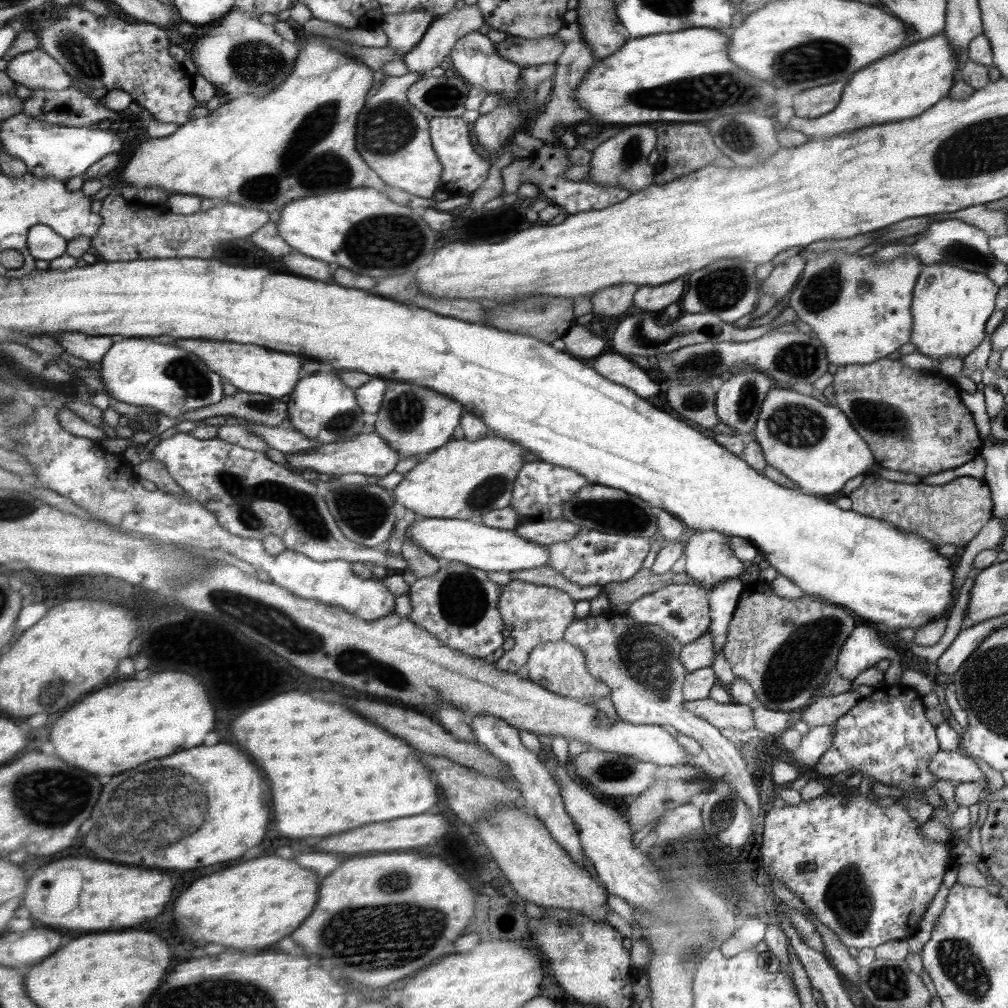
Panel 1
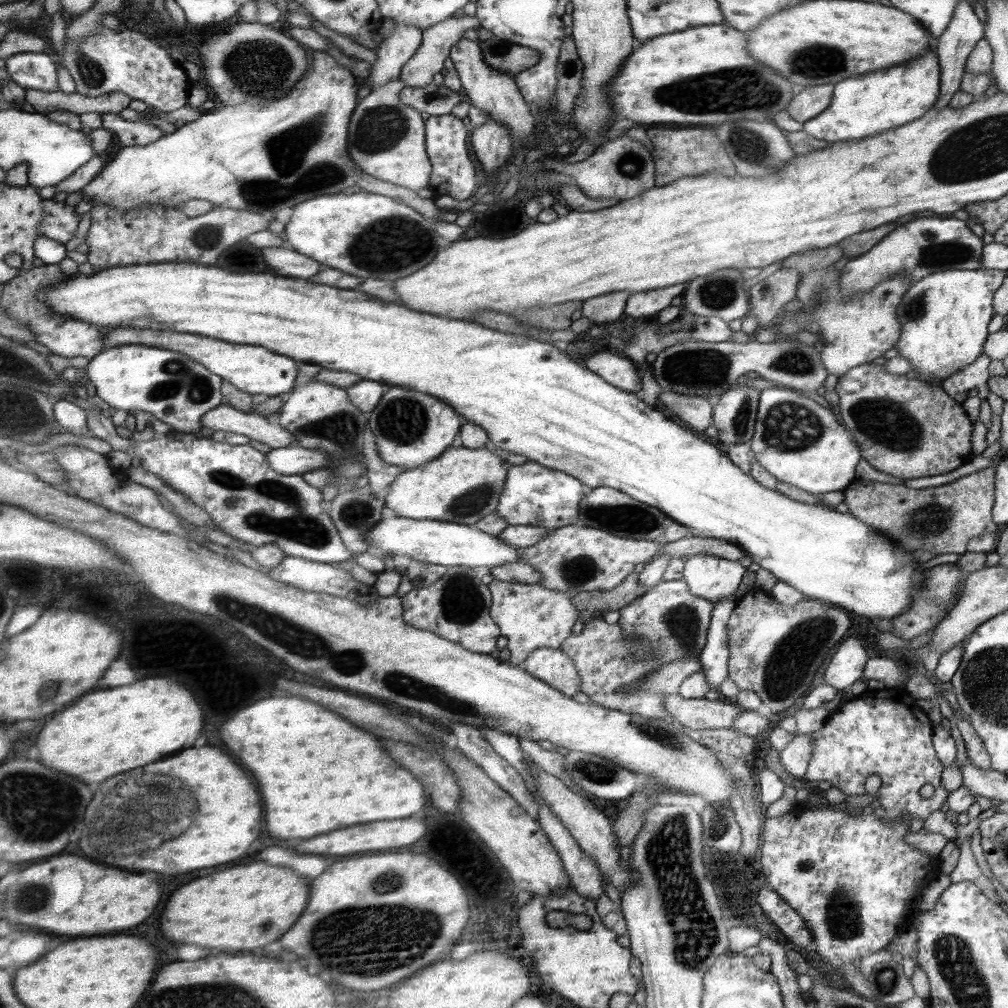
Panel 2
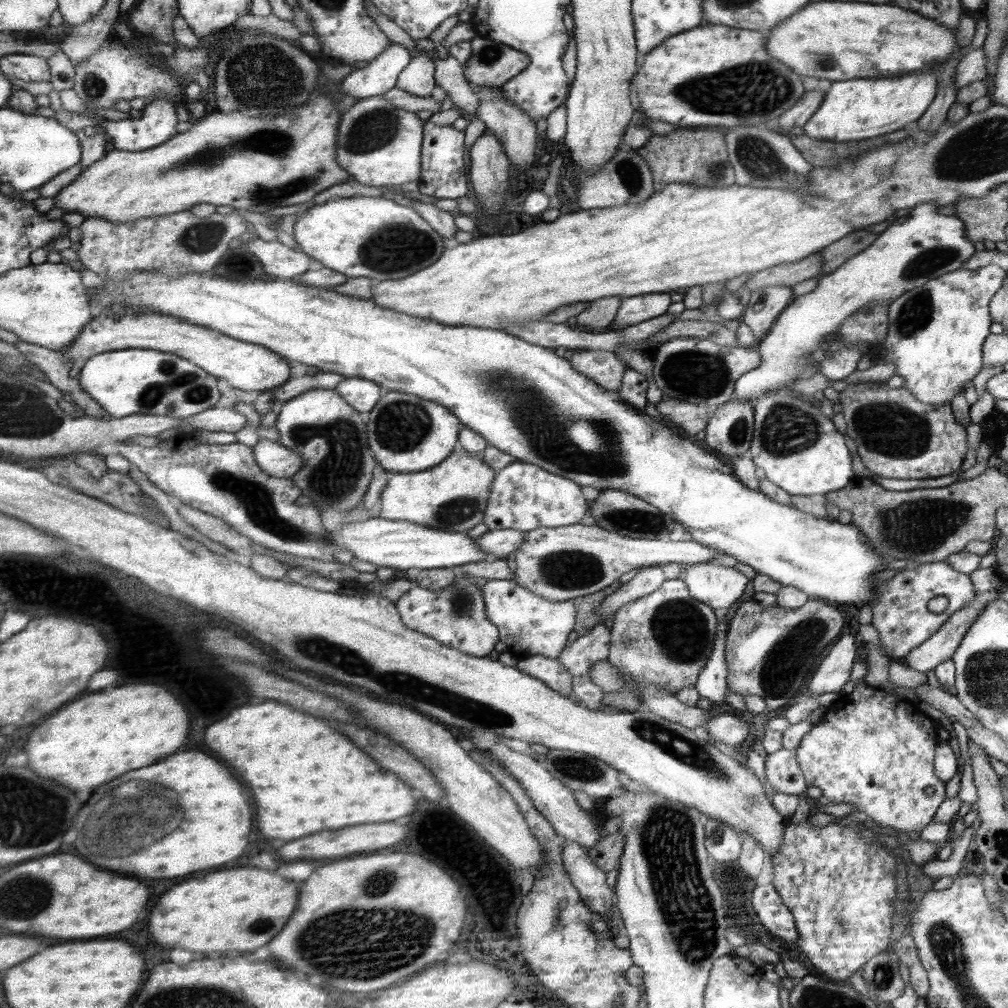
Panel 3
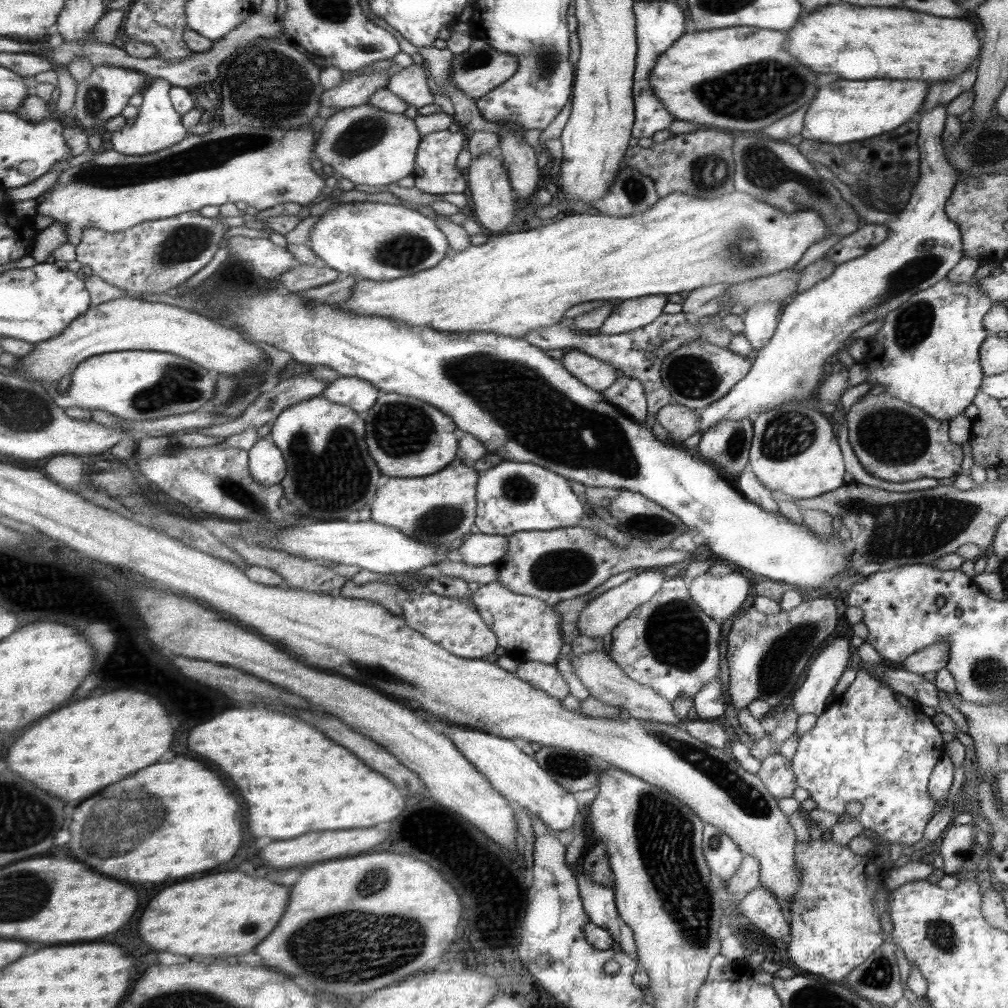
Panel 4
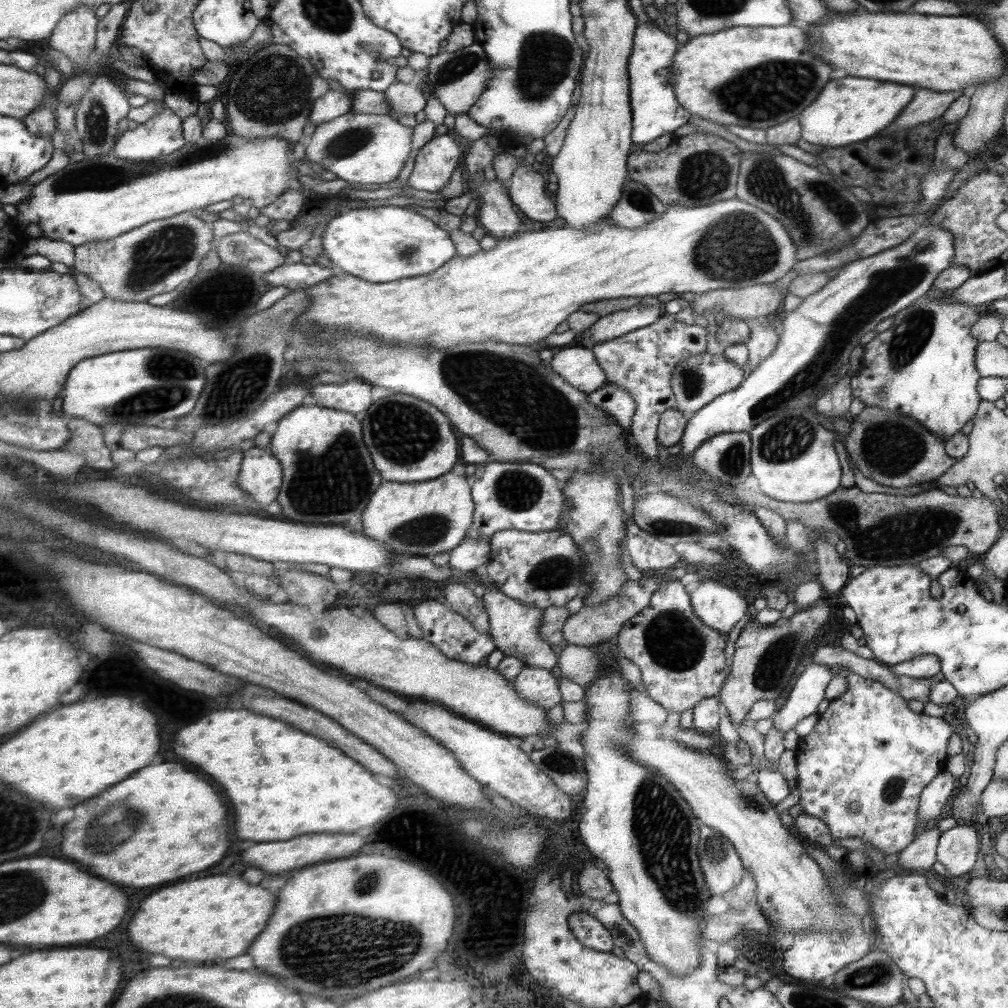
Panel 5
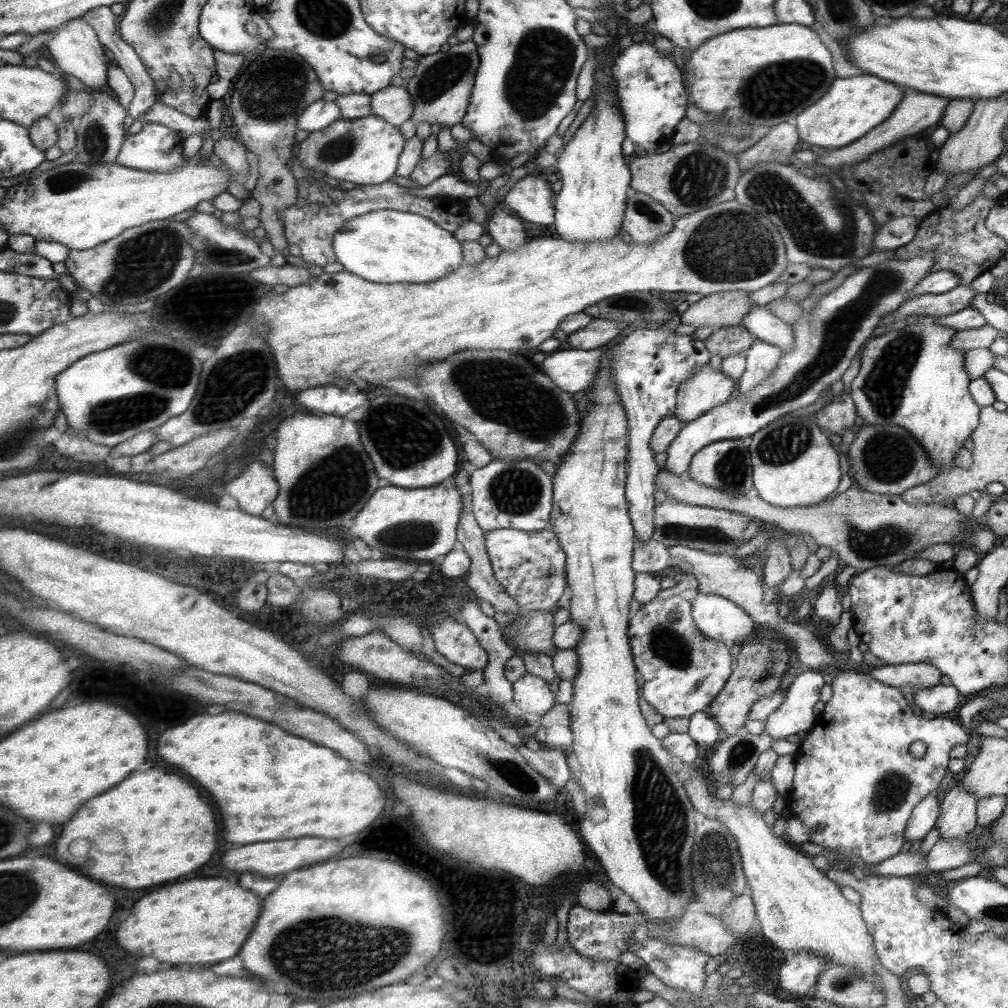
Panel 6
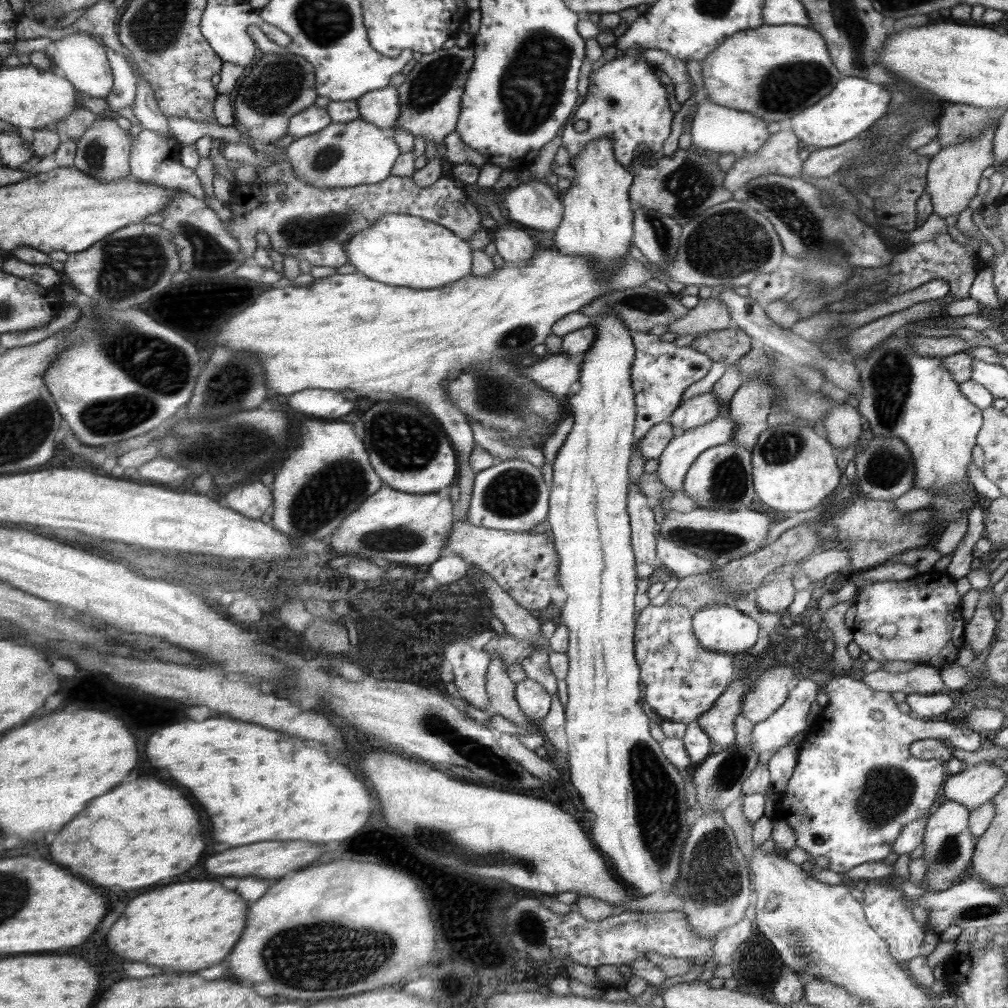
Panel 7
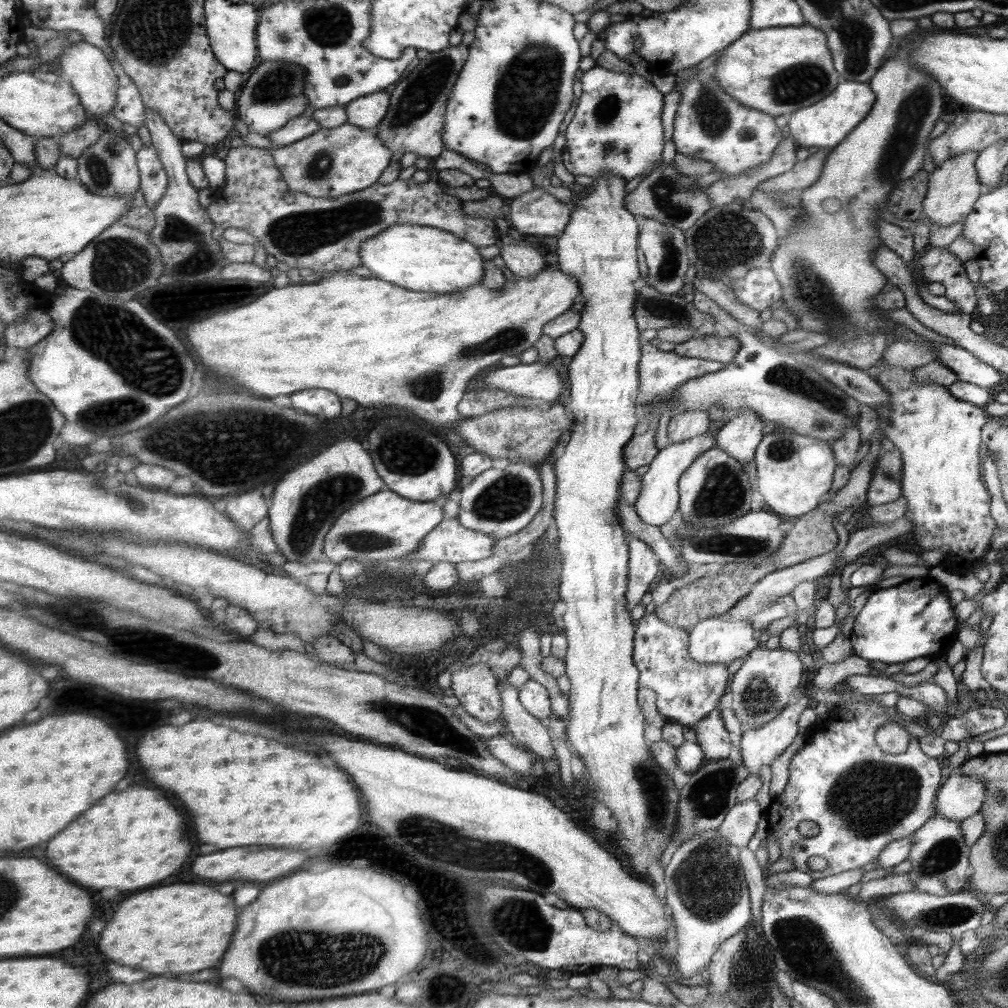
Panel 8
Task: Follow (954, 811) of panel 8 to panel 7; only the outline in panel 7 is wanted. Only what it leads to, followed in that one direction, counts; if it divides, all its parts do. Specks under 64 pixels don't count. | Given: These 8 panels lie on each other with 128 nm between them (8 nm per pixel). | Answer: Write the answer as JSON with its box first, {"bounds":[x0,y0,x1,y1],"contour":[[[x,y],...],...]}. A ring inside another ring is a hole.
{"bounds":[946,762,1007,812],"contour":[[[982,762],[977,766],[964,766],[959,773],[946,781],[946,801],[958,802],[972,812],[992,801],[1006,786],[1007,774],[997,762]]]}

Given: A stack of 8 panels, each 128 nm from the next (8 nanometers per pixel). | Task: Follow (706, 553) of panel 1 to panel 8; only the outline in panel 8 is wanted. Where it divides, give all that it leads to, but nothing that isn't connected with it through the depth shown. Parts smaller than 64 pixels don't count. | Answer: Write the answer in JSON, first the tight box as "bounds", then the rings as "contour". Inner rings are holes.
{"bounds":[689,614,759,665],"contour":[[[727,614],[702,620],[689,631],[689,653],[694,661],[702,665],[728,665],[736,658],[748,657],[759,646],[753,623],[746,620],[734,621]]]}

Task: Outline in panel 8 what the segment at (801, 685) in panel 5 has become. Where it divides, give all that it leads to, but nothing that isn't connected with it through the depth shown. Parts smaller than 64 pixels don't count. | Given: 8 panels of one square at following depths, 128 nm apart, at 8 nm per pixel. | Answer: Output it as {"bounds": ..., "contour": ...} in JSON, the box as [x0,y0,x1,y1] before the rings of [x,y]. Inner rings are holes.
{"bounds":[740,692,809,774],"contour":[[[799,692],[798,699],[786,706],[774,721],[757,730],[743,732],[740,749],[748,774],[760,774],[762,766],[770,766],[793,745],[800,731],[799,717],[809,708],[808,701],[806,694]]]}

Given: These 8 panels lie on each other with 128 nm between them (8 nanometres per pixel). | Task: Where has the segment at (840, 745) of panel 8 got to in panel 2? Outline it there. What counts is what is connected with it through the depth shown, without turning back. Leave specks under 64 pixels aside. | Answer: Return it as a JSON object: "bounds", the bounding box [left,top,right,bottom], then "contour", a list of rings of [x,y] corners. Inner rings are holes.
{"bounds":[805,688,950,821],"contour":[[[868,688],[853,702],[842,705],[827,724],[813,734],[813,758],[805,780],[809,784],[830,782],[849,798],[866,794],[866,779],[876,774],[882,780],[880,788],[873,794],[879,804],[877,812],[890,817],[909,813],[912,819],[918,817],[925,821],[932,812],[941,808],[950,793],[940,782],[945,764],[934,752],[932,734],[935,732],[932,732],[929,716],[905,688]],[[924,784],[934,786],[932,797],[920,796]]]}

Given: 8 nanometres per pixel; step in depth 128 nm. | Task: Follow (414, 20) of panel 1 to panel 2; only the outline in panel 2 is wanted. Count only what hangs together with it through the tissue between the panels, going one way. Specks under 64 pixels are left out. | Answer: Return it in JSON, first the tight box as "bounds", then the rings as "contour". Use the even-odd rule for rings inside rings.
{"bounds":[363,24,422,89],"contour":[[[396,24],[392,33],[378,46],[377,58],[371,66],[369,76],[363,80],[363,84],[374,89],[392,79],[398,79],[402,67],[420,48],[422,39],[422,29],[414,25]]]}

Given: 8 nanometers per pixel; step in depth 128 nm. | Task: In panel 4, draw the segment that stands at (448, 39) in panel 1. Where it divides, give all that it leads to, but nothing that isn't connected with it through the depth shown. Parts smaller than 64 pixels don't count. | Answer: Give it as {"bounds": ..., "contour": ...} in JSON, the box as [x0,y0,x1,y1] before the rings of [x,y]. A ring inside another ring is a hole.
{"bounds":[387,63,434,109],"contour":[[[415,63],[390,77],[387,89],[402,97],[408,106],[417,109],[434,102],[424,67]]]}

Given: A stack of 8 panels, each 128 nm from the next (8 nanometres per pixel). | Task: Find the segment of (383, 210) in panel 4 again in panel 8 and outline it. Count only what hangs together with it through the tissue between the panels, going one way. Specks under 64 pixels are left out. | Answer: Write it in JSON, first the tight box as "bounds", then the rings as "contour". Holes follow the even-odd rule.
{"bounds":[362,224,484,293],"contour":[[[398,224],[362,245],[362,265],[377,279],[406,290],[429,293],[456,293],[481,285],[484,261],[472,243],[446,230],[416,224]]]}

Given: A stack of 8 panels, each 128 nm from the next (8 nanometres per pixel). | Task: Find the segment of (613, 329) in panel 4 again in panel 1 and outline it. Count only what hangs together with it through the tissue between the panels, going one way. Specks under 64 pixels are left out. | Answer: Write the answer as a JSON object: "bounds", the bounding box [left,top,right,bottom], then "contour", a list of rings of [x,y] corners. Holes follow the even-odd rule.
{"bounds":[633,278,685,310],"contour":[[[678,278],[678,282],[670,282],[670,286],[640,286],[633,300],[633,308],[642,310],[662,310],[672,302],[680,300],[685,294],[684,280]]]}

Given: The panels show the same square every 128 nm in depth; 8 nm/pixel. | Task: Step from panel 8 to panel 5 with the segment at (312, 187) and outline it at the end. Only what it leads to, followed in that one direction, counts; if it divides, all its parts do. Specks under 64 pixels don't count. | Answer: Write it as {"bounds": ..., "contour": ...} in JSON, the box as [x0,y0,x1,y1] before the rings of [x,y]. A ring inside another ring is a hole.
{"bounds":[306,113,414,184],"contour":[[[349,113],[318,125],[306,147],[306,159],[321,164],[326,175],[358,184],[385,184],[399,178],[408,154],[412,151],[414,129],[402,125],[390,115]]]}

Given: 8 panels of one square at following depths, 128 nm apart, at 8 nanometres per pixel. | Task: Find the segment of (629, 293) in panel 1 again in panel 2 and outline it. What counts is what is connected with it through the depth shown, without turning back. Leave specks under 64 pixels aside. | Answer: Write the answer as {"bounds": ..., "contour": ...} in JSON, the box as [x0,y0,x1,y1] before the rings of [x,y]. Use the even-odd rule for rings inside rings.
{"bounds":[582,292,630,324],"contour":[[[618,292],[618,294],[606,294],[602,298],[594,297],[584,301],[582,316],[596,324],[614,322],[618,318],[623,318],[628,296],[630,296],[628,292]]]}

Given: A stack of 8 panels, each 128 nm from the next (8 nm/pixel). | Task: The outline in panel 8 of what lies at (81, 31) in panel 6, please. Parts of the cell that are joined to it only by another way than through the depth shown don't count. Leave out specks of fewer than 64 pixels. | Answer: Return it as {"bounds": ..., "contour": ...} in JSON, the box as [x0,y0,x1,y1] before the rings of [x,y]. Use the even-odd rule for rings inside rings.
{"bounds":[61,40,121,119],"contour":[[[84,40],[66,49],[66,53],[61,58],[61,66],[63,75],[72,80],[75,89],[81,95],[84,106],[92,117],[98,119],[107,115],[108,112],[114,114],[114,109],[118,106],[118,97],[120,97],[118,91],[120,91],[121,78],[105,50]]]}

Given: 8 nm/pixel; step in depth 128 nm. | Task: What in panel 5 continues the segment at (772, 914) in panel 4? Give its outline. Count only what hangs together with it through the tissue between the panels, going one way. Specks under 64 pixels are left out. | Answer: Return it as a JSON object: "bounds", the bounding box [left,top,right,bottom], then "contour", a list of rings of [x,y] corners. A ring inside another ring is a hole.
{"bounds":[701,900,770,944],"contour":[[[756,900],[750,901],[746,909],[730,908],[722,916],[710,916],[704,923],[706,926],[702,930],[701,938],[713,940],[719,944],[728,942],[731,936],[736,935],[736,932],[748,928],[770,933],[770,923]]]}

